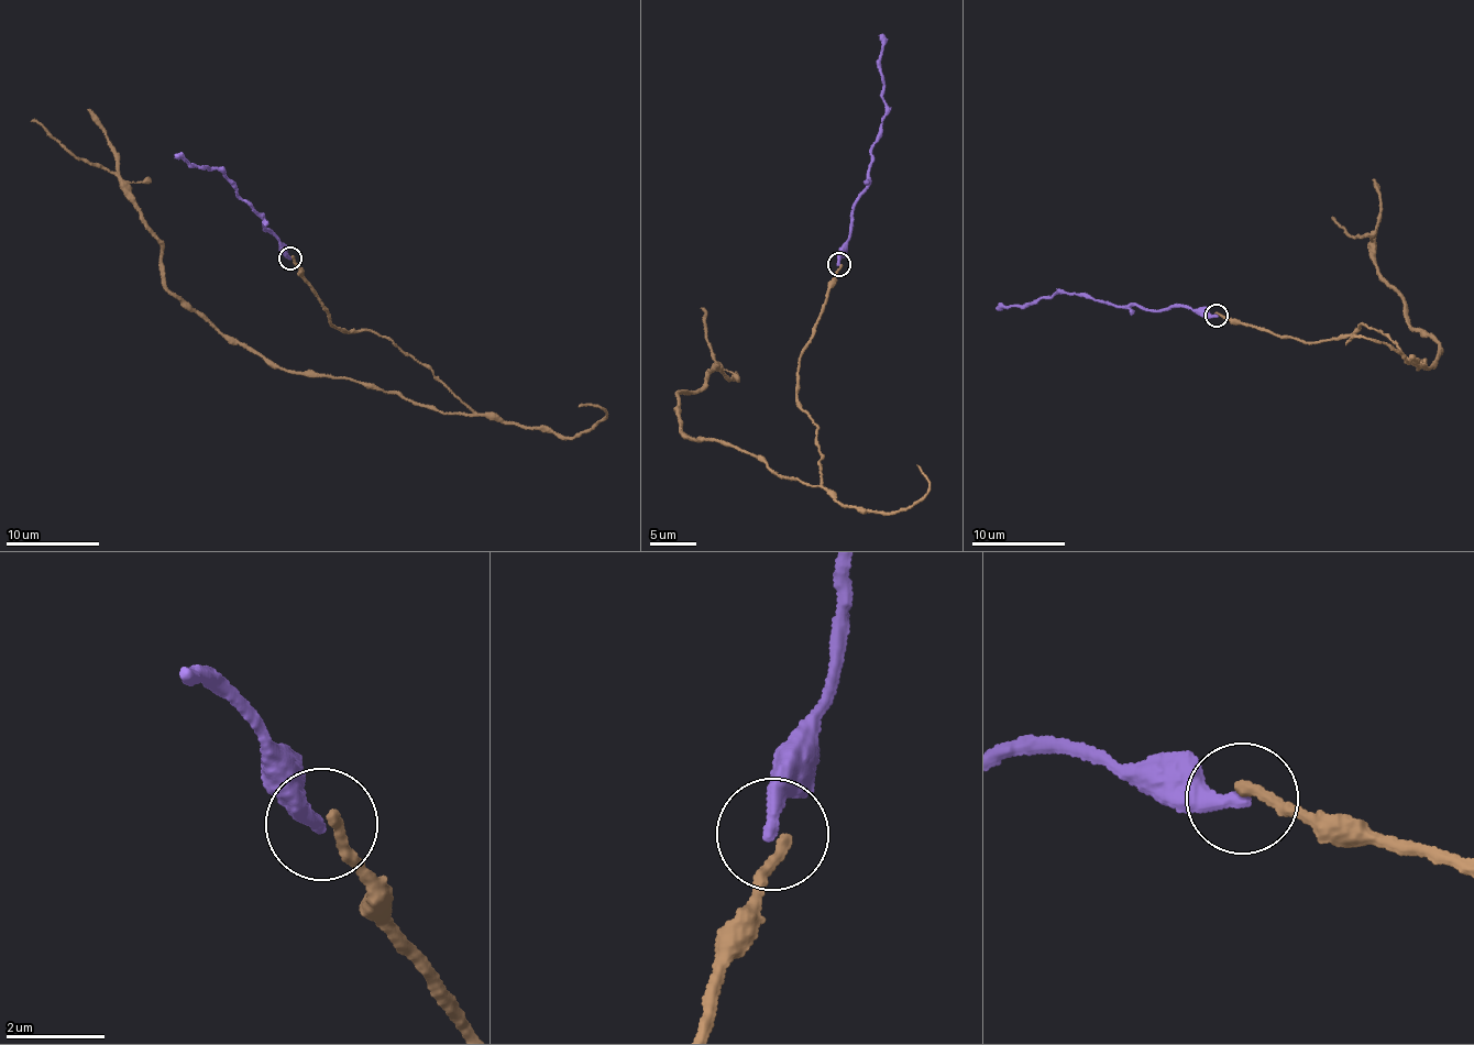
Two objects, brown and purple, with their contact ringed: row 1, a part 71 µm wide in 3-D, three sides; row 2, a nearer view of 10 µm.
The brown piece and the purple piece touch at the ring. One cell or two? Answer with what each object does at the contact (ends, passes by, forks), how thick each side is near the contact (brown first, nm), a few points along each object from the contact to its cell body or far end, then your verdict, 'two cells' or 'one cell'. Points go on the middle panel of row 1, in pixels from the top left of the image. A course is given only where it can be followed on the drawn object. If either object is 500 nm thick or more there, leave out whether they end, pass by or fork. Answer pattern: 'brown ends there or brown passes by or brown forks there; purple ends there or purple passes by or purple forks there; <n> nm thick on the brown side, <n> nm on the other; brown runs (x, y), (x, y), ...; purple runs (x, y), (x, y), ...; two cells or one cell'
brown ends there; purple ends there; 200 nm thick on the brown side, 300 nm on the other; brown runs (840, 263), (799, 391), (816, 425), (816, 485), (684, 438), (678, 393), (719, 372), (701, 308); purple runs (838, 264), (839, 246), (849, 231), (849, 215), (856, 197), (868, 182), (868, 164), (884, 116), (881, 35); one cell

